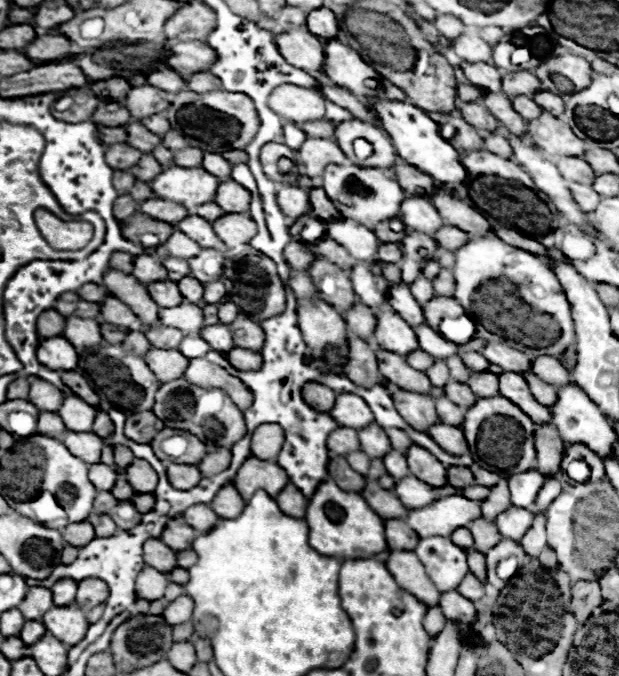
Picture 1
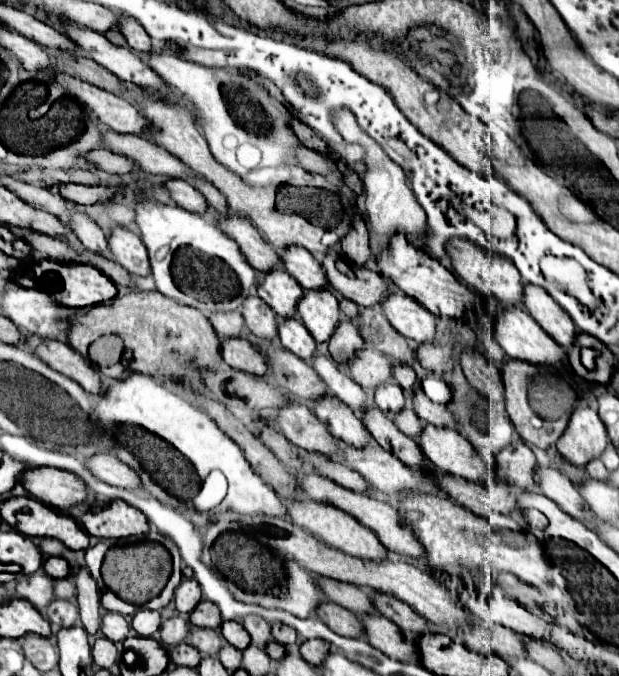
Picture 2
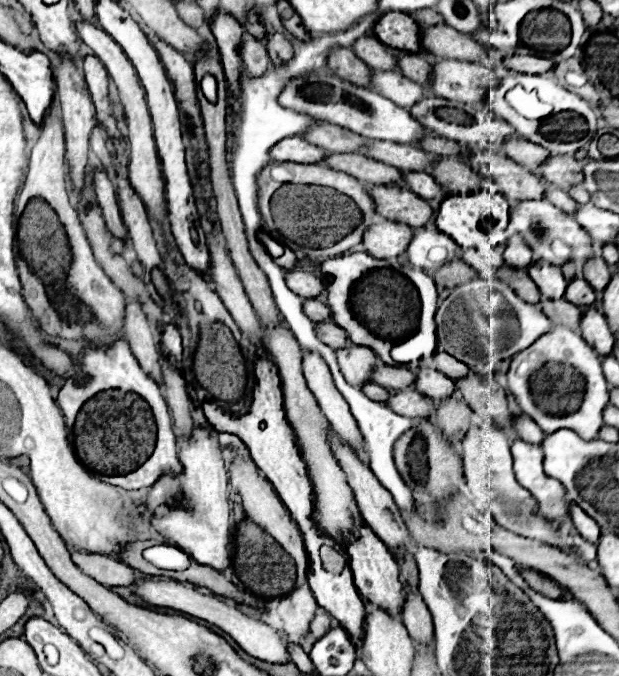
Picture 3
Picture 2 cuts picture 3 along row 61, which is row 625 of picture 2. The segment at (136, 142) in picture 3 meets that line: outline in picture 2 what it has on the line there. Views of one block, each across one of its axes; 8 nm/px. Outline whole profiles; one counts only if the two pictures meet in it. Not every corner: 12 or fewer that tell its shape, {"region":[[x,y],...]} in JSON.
{"region":[[118,612],[102,616],[100,632],[112,642],[122,642],[130,624]]}

